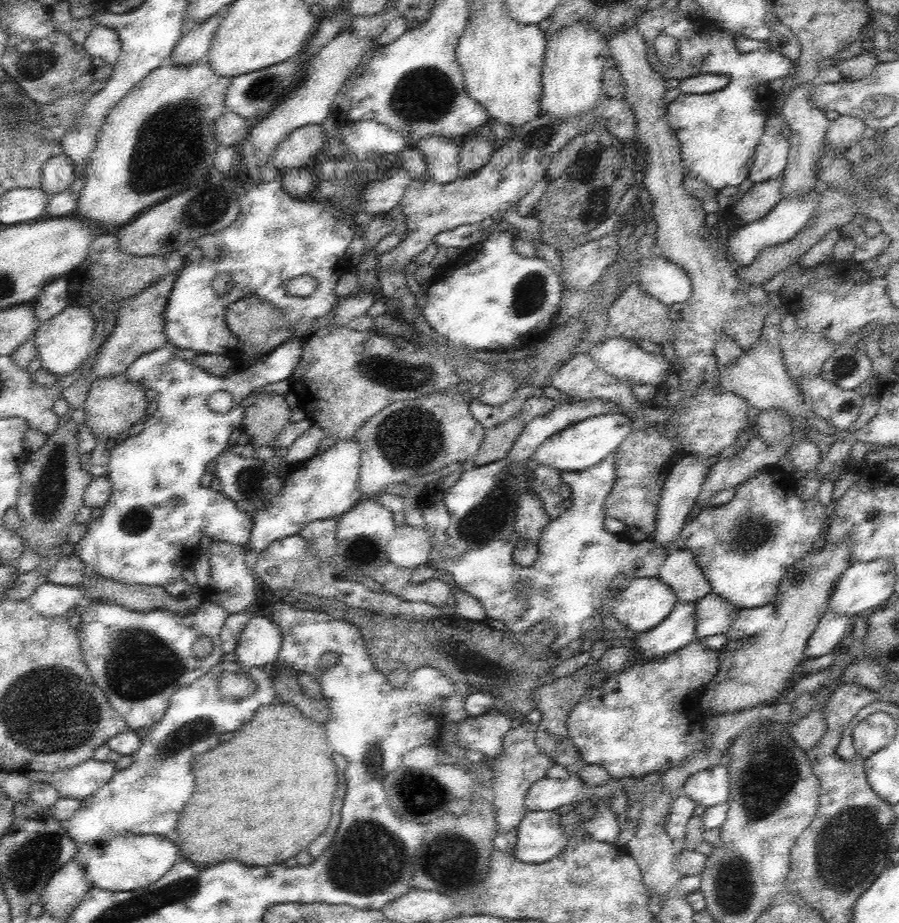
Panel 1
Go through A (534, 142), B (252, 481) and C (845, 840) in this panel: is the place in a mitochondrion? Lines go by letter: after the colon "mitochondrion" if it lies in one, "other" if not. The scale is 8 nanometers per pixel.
A: mitochondrion
B: mitochondrion
C: mitochondrion

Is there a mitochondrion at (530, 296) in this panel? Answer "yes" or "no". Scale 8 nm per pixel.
yes

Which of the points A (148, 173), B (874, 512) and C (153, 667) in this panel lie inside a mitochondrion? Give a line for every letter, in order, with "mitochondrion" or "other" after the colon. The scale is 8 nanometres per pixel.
A: mitochondrion
B: mitochondrion
C: mitochondrion

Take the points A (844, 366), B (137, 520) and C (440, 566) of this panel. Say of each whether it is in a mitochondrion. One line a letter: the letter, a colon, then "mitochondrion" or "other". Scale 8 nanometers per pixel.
A: mitochondrion
B: mitochondrion
C: other

